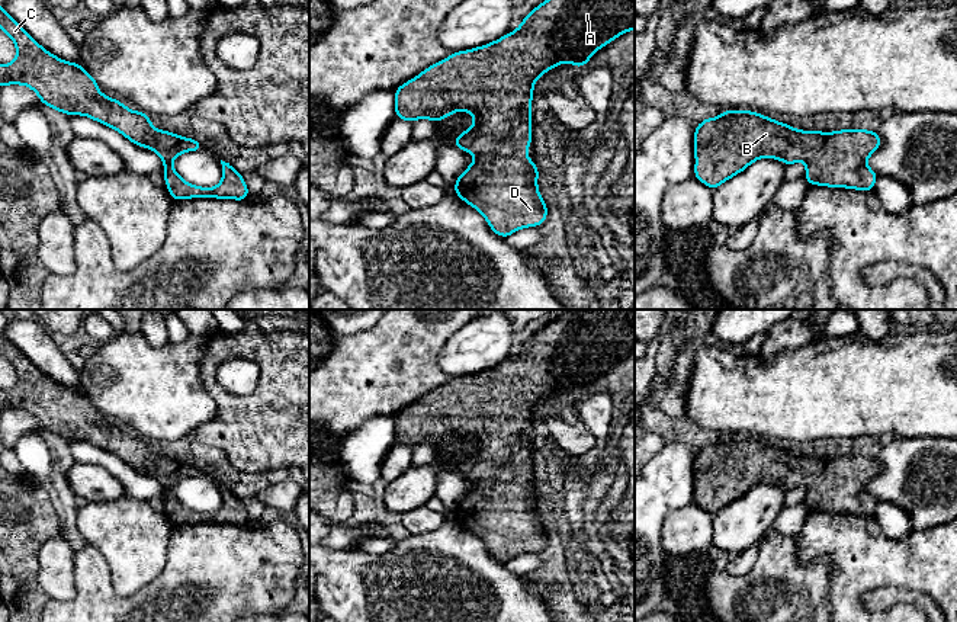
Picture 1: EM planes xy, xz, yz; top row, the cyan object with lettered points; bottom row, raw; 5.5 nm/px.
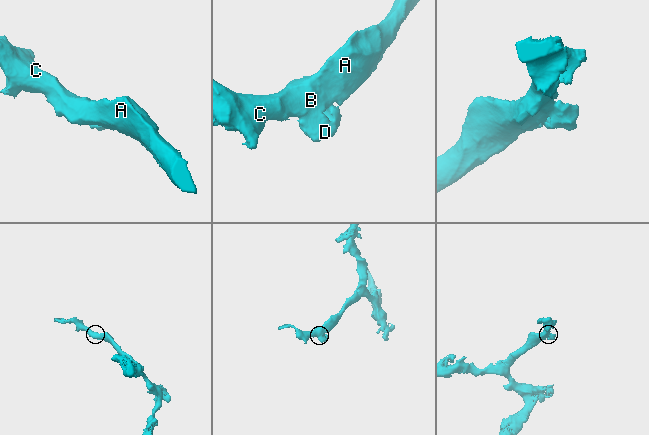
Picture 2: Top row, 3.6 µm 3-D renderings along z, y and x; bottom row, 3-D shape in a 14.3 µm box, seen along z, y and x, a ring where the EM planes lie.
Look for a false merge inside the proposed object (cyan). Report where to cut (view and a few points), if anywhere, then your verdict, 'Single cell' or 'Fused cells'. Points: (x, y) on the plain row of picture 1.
No split. Single cell

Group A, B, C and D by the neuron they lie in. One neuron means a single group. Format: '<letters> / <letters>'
A B C D

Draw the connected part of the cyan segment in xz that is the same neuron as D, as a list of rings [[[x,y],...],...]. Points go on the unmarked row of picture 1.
[[[568,310],[562,315],[559,315],[555,321],[545,326],[539,330],[534,336],[532,336],[520,349],[517,356],[513,356],[497,365],[488,371],[482,371],[479,373],[472,373],[469,376],[459,376],[453,378],[449,384],[434,388],[431,392],[425,394],[421,400],[415,401],[408,408],[404,408],[395,416],[395,440],[404,446],[414,448],[421,443],[427,443],[433,448],[439,448],[447,442],[450,442],[455,436],[465,436],[473,440],[475,451],[471,452],[468,456],[462,458],[460,461],[455,462],[455,471],[460,475],[465,475],[476,482],[476,487],[469,490],[469,493],[457,503],[455,510],[455,519],[462,523],[466,529],[473,532],[479,536],[491,555],[498,560],[500,562],[508,562],[510,560],[516,558],[524,552],[537,552],[543,549],[547,544],[546,532],[547,529],[542,525],[537,516],[537,498],[539,493],[532,488],[532,484],[524,478],[532,469],[532,442],[530,442],[530,432],[533,424],[533,413],[534,407],[545,398],[562,388],[571,388],[574,391],[584,392],[588,389],[590,382],[598,376],[600,373],[606,372],[608,368],[620,362],[627,356],[635,355],[635,310]]]

